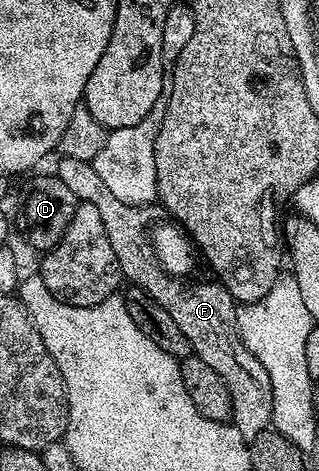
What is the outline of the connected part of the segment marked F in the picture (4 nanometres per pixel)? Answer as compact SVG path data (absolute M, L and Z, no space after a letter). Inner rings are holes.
M63 158L59 163L54 168L56 177L66 182L79 203L98 209L102 226L106 226L106 238L110 238L110 246L114 249L114 258L118 258L121 277L129 285L150 294L162 310L168 311L170 318L174 318L174 323L182 329L182 334L186 334L193 353L222 374L222 382L226 382L232 399L231 425L237 427L248 442L258 434L269 431L271 412L274 410L270 377L258 358L243 344L236 328L237 305L232 304L231 294L220 285L223 283L184 284L188 282L170 275L159 264L152 245L150 229L158 220L155 207L118 202L118 198L114 198L114 194L110 194L110 189L102 183L102 178L98 178L98 170L94 170L89 161Z

